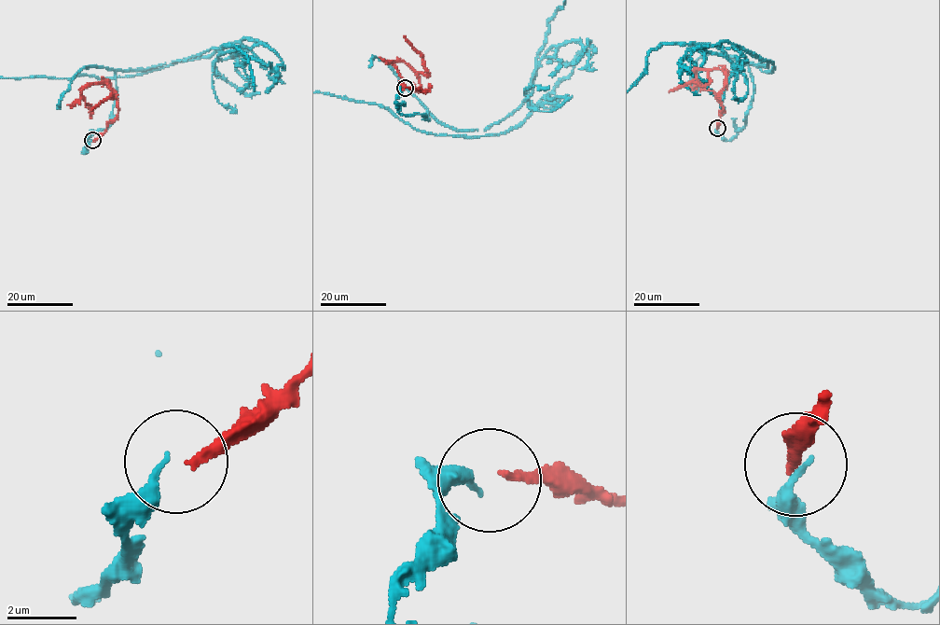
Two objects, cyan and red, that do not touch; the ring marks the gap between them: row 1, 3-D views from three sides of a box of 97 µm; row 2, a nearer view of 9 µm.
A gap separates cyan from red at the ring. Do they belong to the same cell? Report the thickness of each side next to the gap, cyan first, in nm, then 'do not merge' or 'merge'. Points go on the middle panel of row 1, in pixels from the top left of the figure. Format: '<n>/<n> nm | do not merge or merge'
190/240 nm | merge

